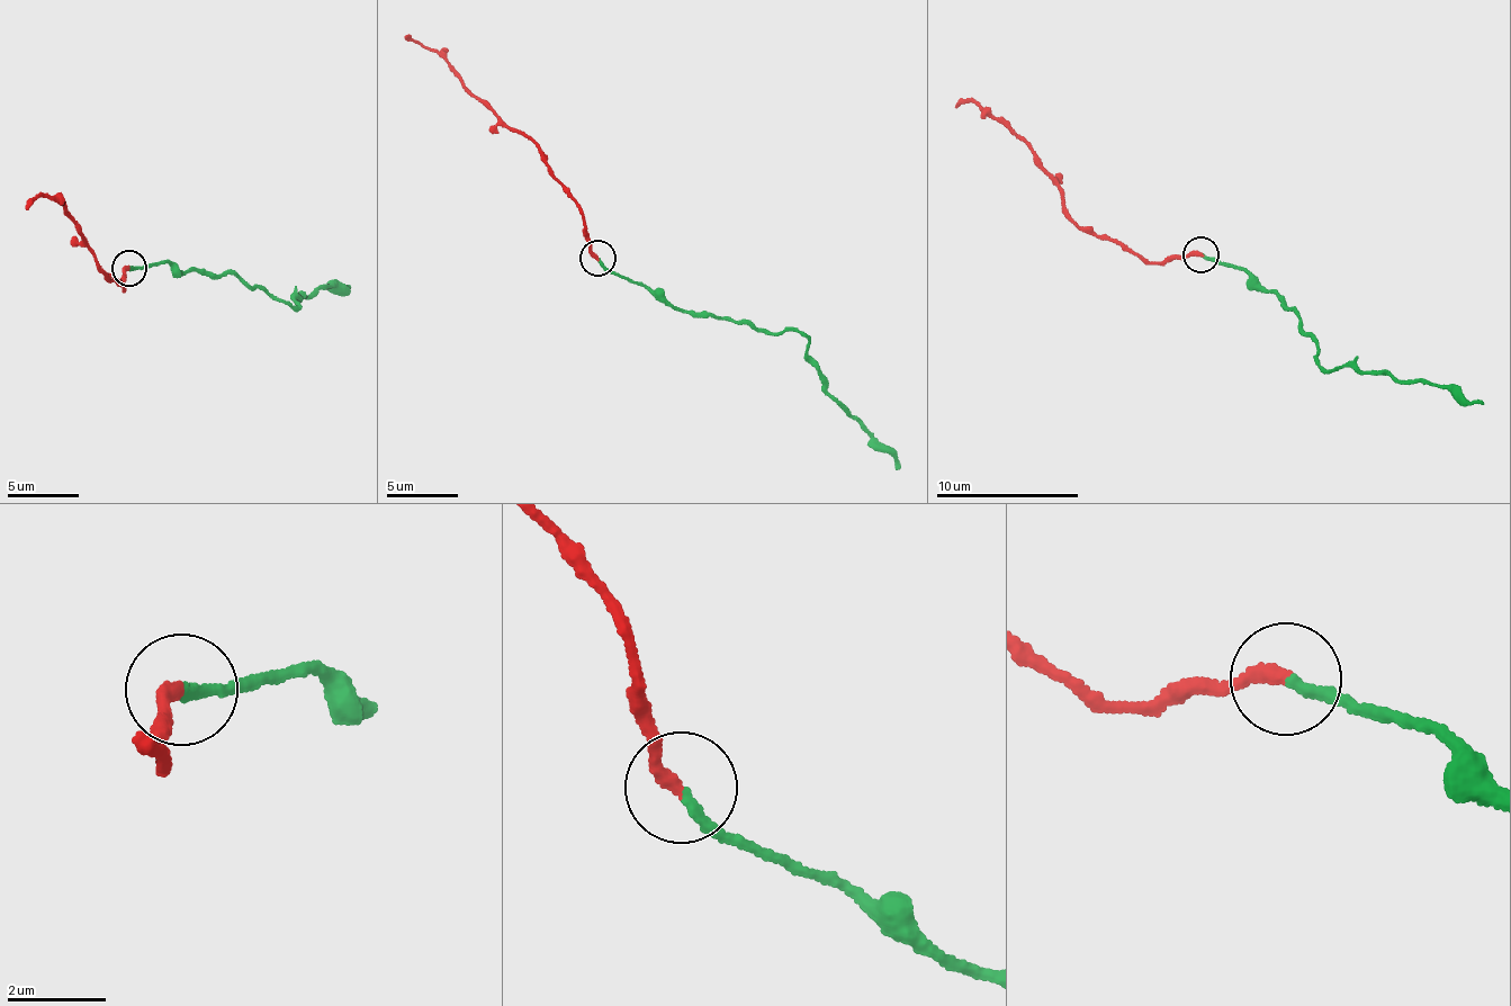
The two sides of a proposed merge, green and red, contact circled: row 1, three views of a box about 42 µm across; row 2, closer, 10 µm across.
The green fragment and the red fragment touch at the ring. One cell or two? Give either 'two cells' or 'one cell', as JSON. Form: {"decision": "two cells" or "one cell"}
{"decision": "two cells"}

